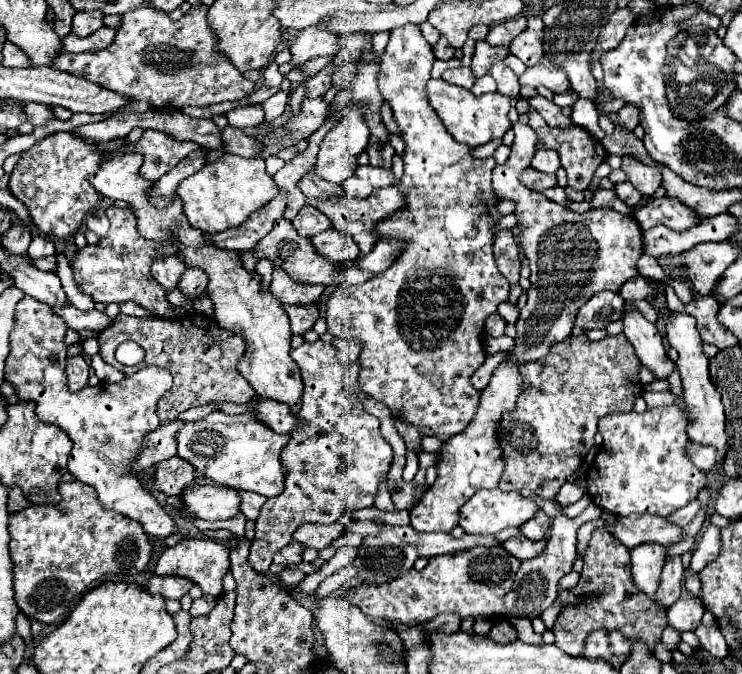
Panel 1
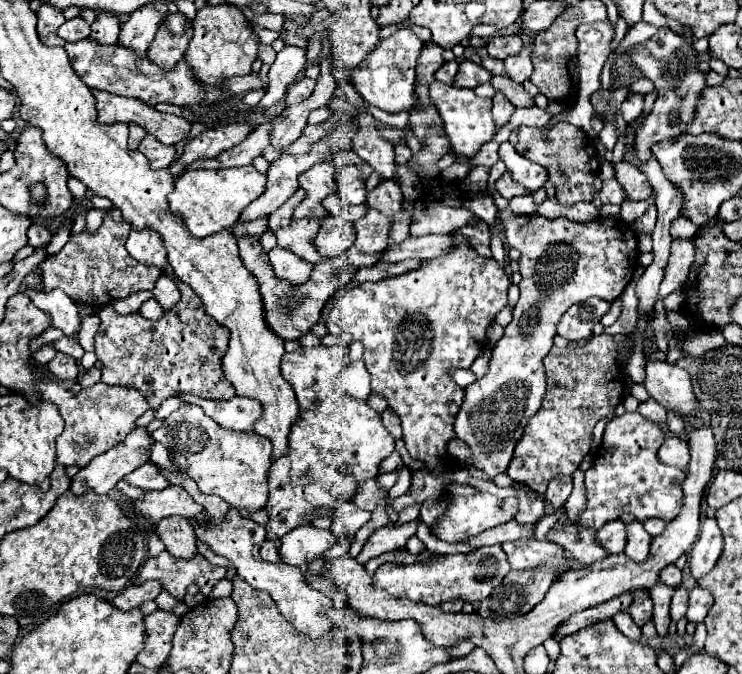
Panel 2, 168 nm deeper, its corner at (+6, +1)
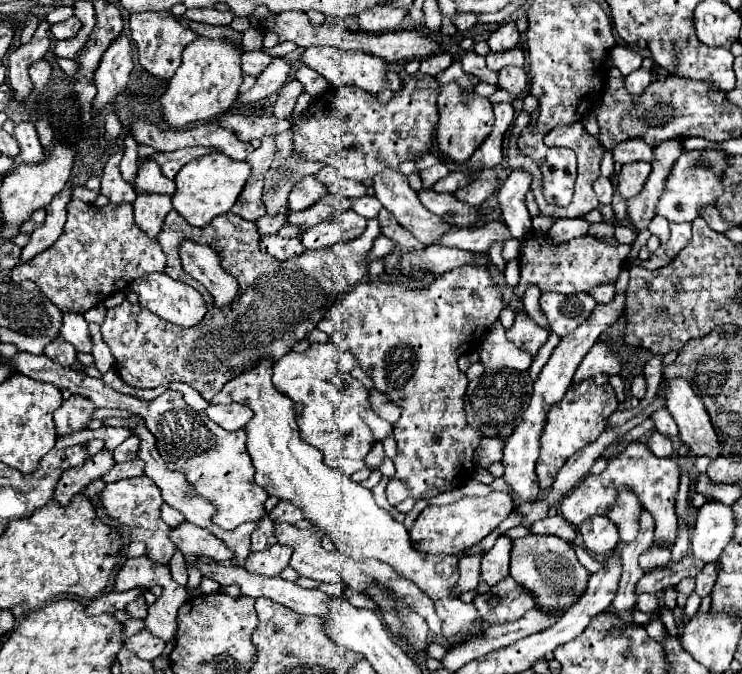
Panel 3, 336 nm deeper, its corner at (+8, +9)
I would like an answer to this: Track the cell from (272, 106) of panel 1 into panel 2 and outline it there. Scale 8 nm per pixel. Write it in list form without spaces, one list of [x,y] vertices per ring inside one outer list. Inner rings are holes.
[[[284,45],[284,49],[276,55],[276,61],[268,73],[268,89],[260,101],[262,107],[272,107],[278,103],[288,87],[298,79],[298,75],[306,67],[306,51],[294,45]]]

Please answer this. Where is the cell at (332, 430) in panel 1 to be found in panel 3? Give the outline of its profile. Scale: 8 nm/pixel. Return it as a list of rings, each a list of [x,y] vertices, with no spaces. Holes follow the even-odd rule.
[[[330,341],[312,343],[304,353],[288,351],[284,357],[280,357],[274,363],[274,375],[272,375],[272,383],[276,385],[276,389],[288,395],[296,405],[296,423],[300,429],[300,437],[324,453],[324,461],[328,467],[338,467],[340,457],[364,459],[376,443],[370,427],[362,419],[362,411],[370,409],[370,401],[368,401],[370,391],[352,375],[344,375],[342,379],[342,373],[338,369],[338,357],[340,357],[340,351]]]

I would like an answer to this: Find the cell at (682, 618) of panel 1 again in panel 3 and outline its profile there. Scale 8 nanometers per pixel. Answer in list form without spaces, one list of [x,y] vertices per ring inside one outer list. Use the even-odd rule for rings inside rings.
[[[708,563],[704,565],[704,569],[696,575],[696,593],[700,597],[706,597],[712,593],[712,587],[714,587],[714,581],[716,581],[716,567],[714,563]]]

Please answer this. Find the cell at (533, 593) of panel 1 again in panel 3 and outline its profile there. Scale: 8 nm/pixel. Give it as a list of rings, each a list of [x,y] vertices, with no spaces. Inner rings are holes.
[[[510,575],[490,587],[488,593],[478,595],[472,603],[478,613],[490,623],[506,623],[520,619],[526,611],[534,607],[536,597],[530,595],[520,583],[510,579]]]

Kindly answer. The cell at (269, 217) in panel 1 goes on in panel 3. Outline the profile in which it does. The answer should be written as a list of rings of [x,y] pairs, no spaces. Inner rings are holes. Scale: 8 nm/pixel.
[[[402,71],[400,77],[404,79],[404,87],[400,89],[400,93],[392,97],[390,103],[380,103],[376,95],[370,95],[368,91],[362,91],[358,87],[330,89],[324,95],[320,95],[318,97],[320,101],[314,101],[306,113],[302,113],[298,119],[292,121],[296,125],[292,139],[292,155],[304,161],[320,161],[326,165],[334,165],[348,179],[360,181],[360,179],[372,179],[378,171],[382,171],[382,167],[398,167],[406,159],[416,159],[428,153],[432,145],[432,133],[438,123],[438,107],[436,107],[438,81],[432,75],[424,75],[420,71],[414,75]]]

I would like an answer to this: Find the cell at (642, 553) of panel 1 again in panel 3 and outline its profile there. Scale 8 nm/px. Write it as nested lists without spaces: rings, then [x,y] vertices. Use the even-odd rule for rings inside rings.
[[[622,491],[622,499],[618,499],[614,511],[610,511],[608,515],[608,519],[614,521],[614,525],[618,525],[622,541],[630,543],[636,539],[640,531],[640,523],[638,523],[640,513],[642,513],[642,505],[638,503],[638,499],[634,499],[630,491]]]

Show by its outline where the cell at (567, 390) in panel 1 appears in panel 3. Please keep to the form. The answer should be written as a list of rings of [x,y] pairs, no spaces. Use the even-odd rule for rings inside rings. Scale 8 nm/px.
[[[592,377],[582,379],[580,383],[574,383],[562,401],[554,403],[546,415],[546,425],[540,435],[540,457],[536,461],[536,475],[540,489],[548,489],[554,483],[554,475],[560,471],[562,463],[574,455],[574,451],[580,451],[582,447],[590,445],[598,435],[604,431],[604,421],[610,413],[614,413],[618,407],[616,395],[610,387],[610,383],[598,385]]]

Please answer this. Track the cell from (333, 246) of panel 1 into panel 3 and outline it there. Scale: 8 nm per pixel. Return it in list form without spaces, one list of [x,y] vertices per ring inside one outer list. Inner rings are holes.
[[[348,209],[310,227],[300,239],[306,249],[322,249],[338,241],[356,239],[364,231],[364,227],[366,227],[366,219],[358,217],[352,209]]]

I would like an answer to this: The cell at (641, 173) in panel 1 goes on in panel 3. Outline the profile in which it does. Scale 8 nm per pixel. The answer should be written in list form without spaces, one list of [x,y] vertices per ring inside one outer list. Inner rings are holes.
[[[634,161],[634,163],[626,163],[620,171],[620,191],[626,199],[638,195],[648,179],[652,171],[652,165],[650,163],[644,163],[644,161]]]

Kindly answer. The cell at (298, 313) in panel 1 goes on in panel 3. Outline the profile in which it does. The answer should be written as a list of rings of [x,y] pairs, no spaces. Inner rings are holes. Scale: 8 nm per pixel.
[[[174,209],[166,215],[164,231],[158,237],[162,251],[168,257],[166,275],[182,283],[192,285],[208,305],[204,319],[190,327],[178,327],[164,321],[144,307],[132,305],[128,299],[118,307],[106,311],[106,319],[100,327],[102,339],[114,355],[116,373],[132,387],[152,389],[170,381],[184,381],[192,385],[206,401],[224,387],[224,383],[238,375],[244,365],[252,363],[256,357],[272,355],[278,361],[290,347],[304,339],[308,331],[324,317],[324,313],[334,305],[338,295],[344,295],[348,285],[358,283],[368,275],[368,253],[380,235],[378,219],[370,219],[364,233],[352,241],[336,243],[328,249],[304,251],[302,255],[276,261],[272,255],[260,251],[260,233],[254,221],[246,221],[234,213],[218,215],[210,227],[196,229],[190,227]],[[182,235],[194,235],[198,243],[214,243],[222,255],[222,265],[240,283],[242,297],[230,307],[214,307],[212,295],[180,267],[178,243]]]

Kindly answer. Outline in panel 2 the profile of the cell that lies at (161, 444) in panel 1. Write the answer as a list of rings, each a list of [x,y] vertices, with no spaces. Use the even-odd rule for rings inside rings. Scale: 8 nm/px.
[[[144,427],[140,429],[134,429],[130,431],[116,447],[112,447],[110,451],[98,455],[96,459],[92,459],[92,463],[88,463],[86,467],[82,467],[74,477],[72,477],[72,485],[70,485],[70,491],[80,497],[88,491],[94,491],[98,495],[106,495],[110,489],[114,489],[114,485],[124,477],[128,475],[130,471],[134,471],[136,467],[144,465],[148,459],[150,459],[150,443],[152,443],[152,437],[150,433],[146,433]]]

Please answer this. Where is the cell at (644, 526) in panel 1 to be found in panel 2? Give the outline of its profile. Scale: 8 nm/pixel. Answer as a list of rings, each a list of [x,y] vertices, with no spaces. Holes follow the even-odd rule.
[[[610,521],[596,531],[596,541],[604,551],[622,553],[626,547],[626,525],[622,521]]]

